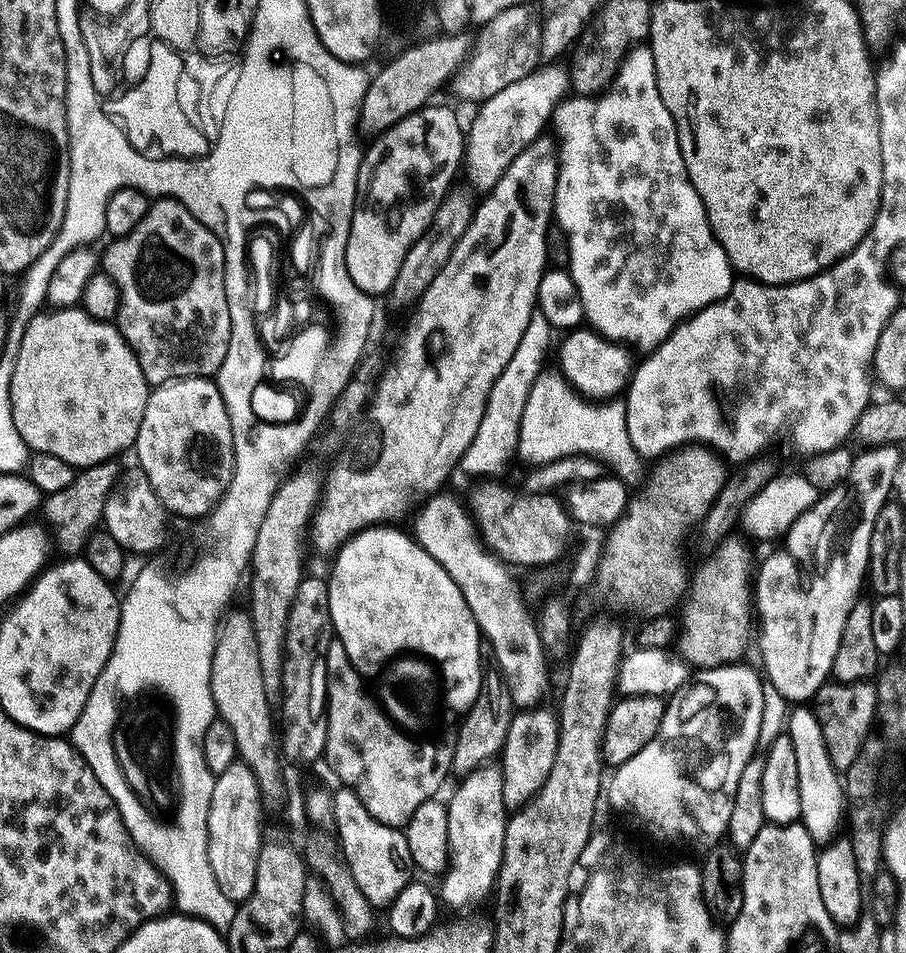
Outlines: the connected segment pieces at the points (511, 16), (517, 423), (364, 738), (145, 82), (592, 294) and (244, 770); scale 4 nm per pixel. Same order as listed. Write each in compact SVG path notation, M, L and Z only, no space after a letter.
M527 3L522 6L510 6L510 10L502 10L502 14L494 17L489 24L483 25L467 54L467 59L457 68L450 80L450 87L464 100L483 102L490 99L498 90L506 90L510 82L518 82L518 78L526 78L526 74L536 71L540 59L540 25L537 17L532 17L531 7Z
M538 310L533 312L522 338L518 341L518 350L514 350L514 358L510 358L510 362L506 362L506 370L502 370L502 374L498 374L498 378L490 390L490 398L486 402L486 410L482 414L482 423L478 426L478 434L474 434L474 442L470 442L466 454L460 459L458 468L461 473L464 471L469 472L472 476L480 476L476 478L496 478L499 477L496 476L499 472L507 470L512 456L514 460L517 455L518 434L522 426L522 410L526 410L526 398L530 398L530 390L534 386L534 382L540 377L540 373L545 371L544 359L548 356L552 335L554 335L552 324L546 322L546 318Z
M335 638L328 643L328 653L326 654L326 670L328 671L328 698L326 701L326 711L328 714L328 737L326 738L326 746L324 747L323 759L328 760L328 764L332 767L334 775L340 779L339 783L345 788L352 789L356 793L356 797L362 802L362 806L366 806L366 810L370 810L370 814L378 821L391 828L403 829L414 814L414 810L418 810L418 806L422 806L422 802L433 799L437 795L436 791L444 784L444 779L450 776L452 772L452 744L423 744L422 741L413 738L407 731L401 730L397 725L388 719L387 712L380 707L379 703L370 693L364 689L366 684L365 677L361 676L358 669L352 665L350 658L346 658L346 649L342 647L342 642Z
M146 44L146 48L151 59L159 65L156 67L160 68L147 68L143 59L115 65L118 74L114 74L114 84L108 90L96 90L94 93L102 114L124 136L124 144L138 148L138 152L144 152L152 162L168 162L168 156L176 156L176 160L190 160L190 152L204 154L210 146L218 143L220 128L212 128L212 137L208 138L208 124L196 124L196 120L188 124L188 116L180 116L180 112L176 112L176 92L172 92L172 56L160 56L156 44Z
M651 47L629 48L624 59L620 61L620 67L617 68L611 84L595 99L591 96L572 94L561 100L552 111L550 128L553 128L551 131L558 141L556 189L552 211L555 223L568 236L566 271L574 278L574 286L578 286L578 298L582 298L585 321L590 325L591 331L599 332L608 340L615 340L617 344L623 344L632 350L637 348L640 354L653 352L683 320L722 299L732 289L734 273L732 263L726 258L726 250L722 250L722 246L716 241L716 235L712 232L708 211L702 206L702 198L698 198L698 190L694 190L694 186L688 180L686 162L678 146L676 123L674 118L670 118L670 110L666 110L662 102L662 94L658 94L658 78Z
M243 762L226 766L226 770L216 776L214 794L210 794L208 815L210 870L214 870L218 890L222 890L226 898L237 902L250 899L254 890L254 878L258 874L258 854L262 843L260 804L262 797L256 779Z

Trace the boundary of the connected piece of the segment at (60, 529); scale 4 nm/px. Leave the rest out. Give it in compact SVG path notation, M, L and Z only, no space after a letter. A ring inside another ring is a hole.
M110 459L77 471L74 482L70 482L66 490L51 493L43 501L42 513L44 512L45 518L48 519L47 527L54 533L55 551L57 548L58 551L64 552L60 554L68 558L83 553L89 536L104 519L106 498L112 492L118 479L116 463L115 459ZM54 531L56 531L56 536Z

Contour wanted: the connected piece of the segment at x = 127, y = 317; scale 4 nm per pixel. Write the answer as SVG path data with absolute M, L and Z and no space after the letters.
M156 198L149 203L146 218L130 234L115 237L111 243L104 256L102 252L102 271L116 283L120 295L114 323L130 350L134 350L148 385L159 386L191 376L215 377L230 343L230 309L223 285L224 247L219 238L175 198Z

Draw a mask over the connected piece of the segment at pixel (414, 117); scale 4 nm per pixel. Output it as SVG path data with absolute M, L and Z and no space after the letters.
M432 102L379 133L373 139L376 141L363 149L356 179L356 209L350 222L350 238L346 238L346 270L350 278L354 278L358 290L373 298L383 297L391 290L402 258L406 258L410 246L414 246L432 225L440 203L453 187L452 179L461 171L465 139L465 129L462 124L460 128L455 110Z

